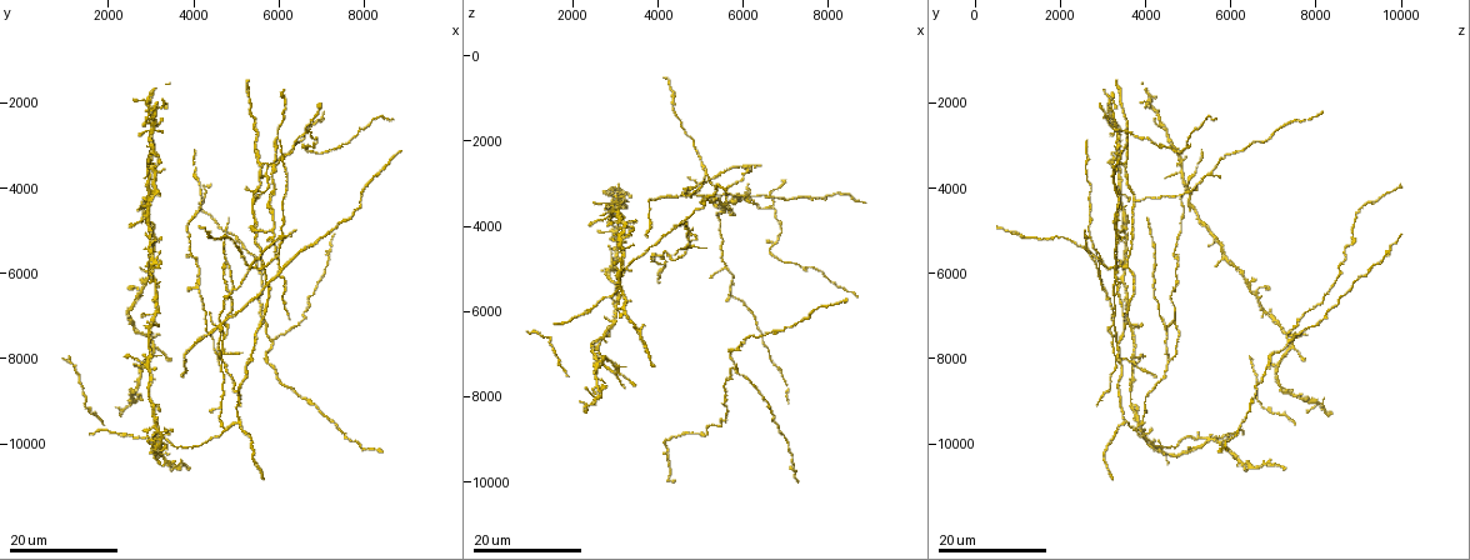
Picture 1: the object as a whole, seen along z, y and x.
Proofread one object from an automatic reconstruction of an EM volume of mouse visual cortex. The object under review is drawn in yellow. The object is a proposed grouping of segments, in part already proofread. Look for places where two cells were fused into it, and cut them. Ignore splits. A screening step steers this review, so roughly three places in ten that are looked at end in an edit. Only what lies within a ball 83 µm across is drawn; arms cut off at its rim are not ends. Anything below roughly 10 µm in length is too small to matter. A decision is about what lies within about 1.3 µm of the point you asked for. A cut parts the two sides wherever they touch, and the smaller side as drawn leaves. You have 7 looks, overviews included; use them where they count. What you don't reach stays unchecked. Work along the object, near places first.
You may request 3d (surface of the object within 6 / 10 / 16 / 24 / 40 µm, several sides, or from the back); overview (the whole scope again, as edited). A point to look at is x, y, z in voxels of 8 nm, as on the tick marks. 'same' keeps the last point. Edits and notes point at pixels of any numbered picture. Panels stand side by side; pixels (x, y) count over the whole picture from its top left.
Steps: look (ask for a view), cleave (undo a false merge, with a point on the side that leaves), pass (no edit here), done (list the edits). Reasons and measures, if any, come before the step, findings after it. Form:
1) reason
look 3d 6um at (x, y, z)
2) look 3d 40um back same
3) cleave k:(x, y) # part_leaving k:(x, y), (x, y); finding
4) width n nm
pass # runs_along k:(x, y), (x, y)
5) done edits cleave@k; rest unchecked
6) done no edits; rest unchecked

look 3d 24um at (3050, 9900, 5550)

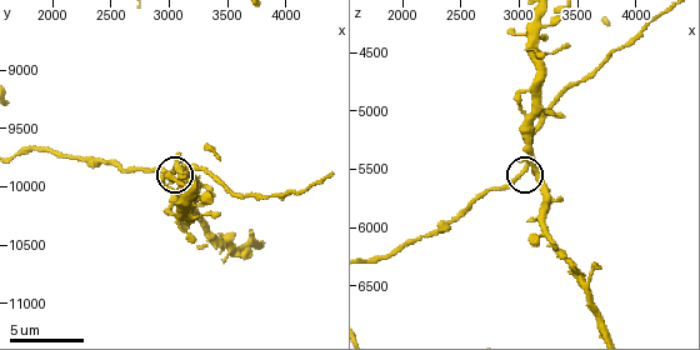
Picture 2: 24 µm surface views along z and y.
closer look
look 3d 10um same

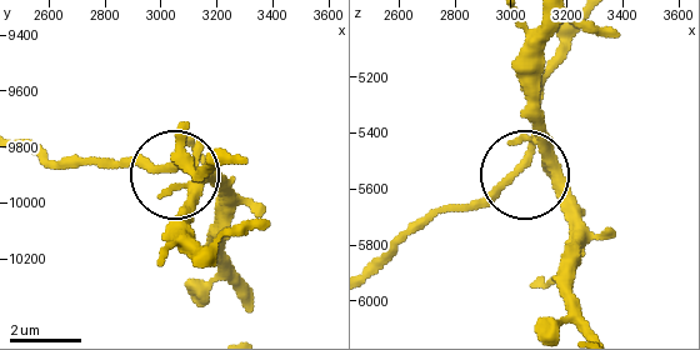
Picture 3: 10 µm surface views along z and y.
width 280 nm
pass # all the same cell

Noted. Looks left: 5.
three arms meet
look 3d 16um at (4750, 9650, 3800)

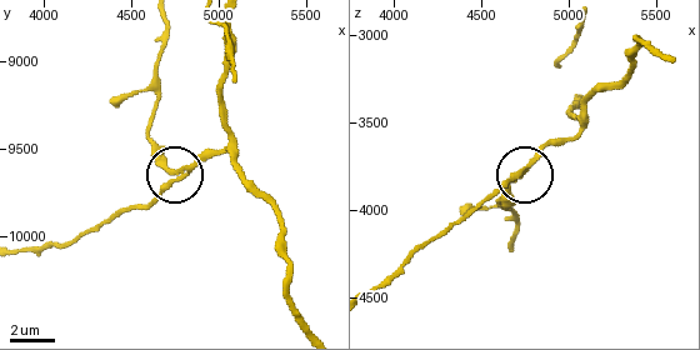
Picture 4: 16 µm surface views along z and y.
look 3d 10um same

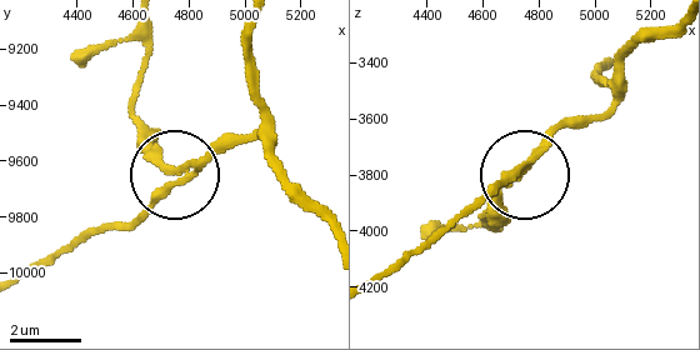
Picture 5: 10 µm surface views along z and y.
look 3d 10um back same

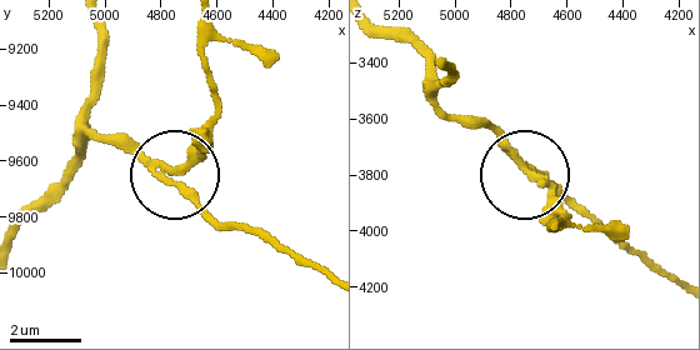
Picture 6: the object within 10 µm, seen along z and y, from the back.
arms 3
pass # all the same cell

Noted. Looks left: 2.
look 3d 16um at (3100, 6500, 3550)

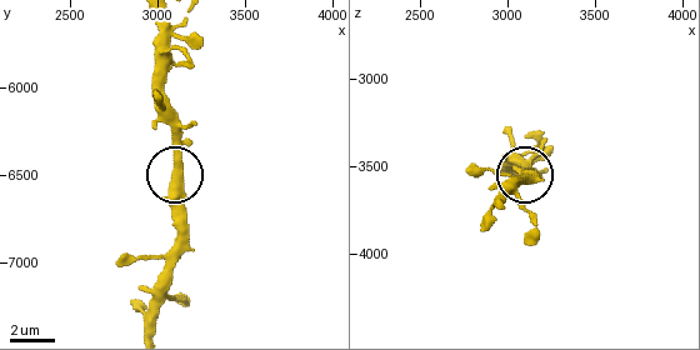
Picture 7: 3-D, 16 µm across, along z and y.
closer look
look 3d 10um same

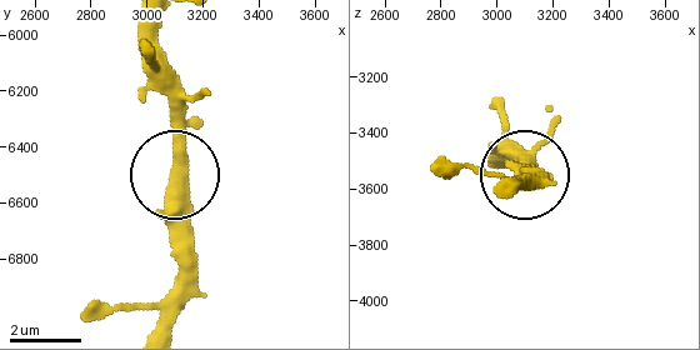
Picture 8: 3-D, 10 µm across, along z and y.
pass # runs_along 8:(178, 171), (173, 259); one cell here

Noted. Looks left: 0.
done no edits; rest unchecked

